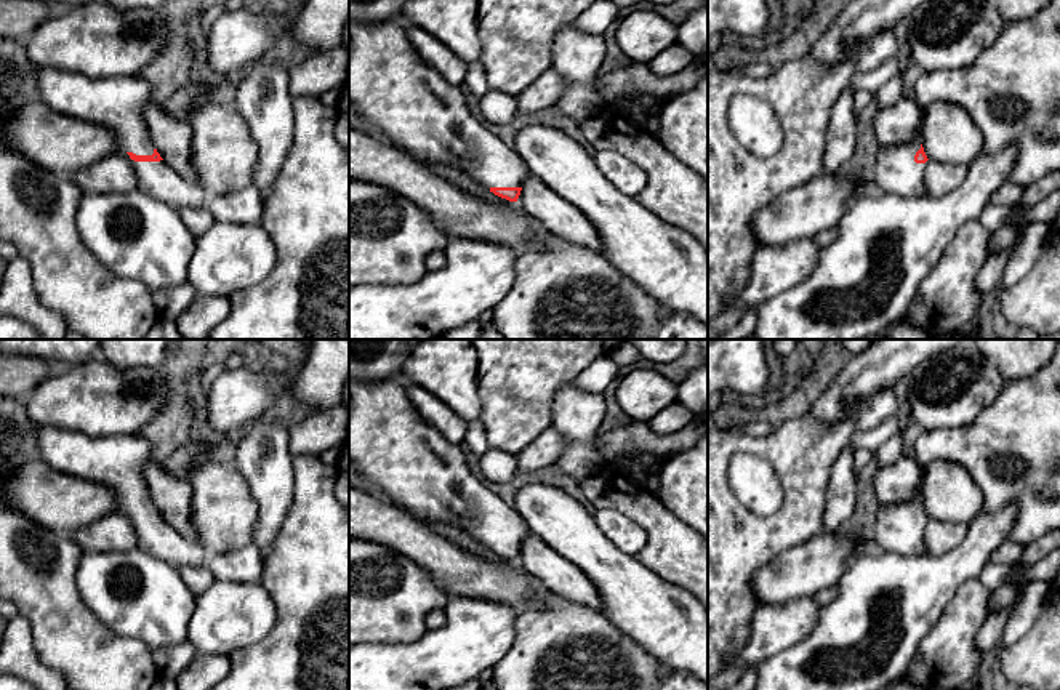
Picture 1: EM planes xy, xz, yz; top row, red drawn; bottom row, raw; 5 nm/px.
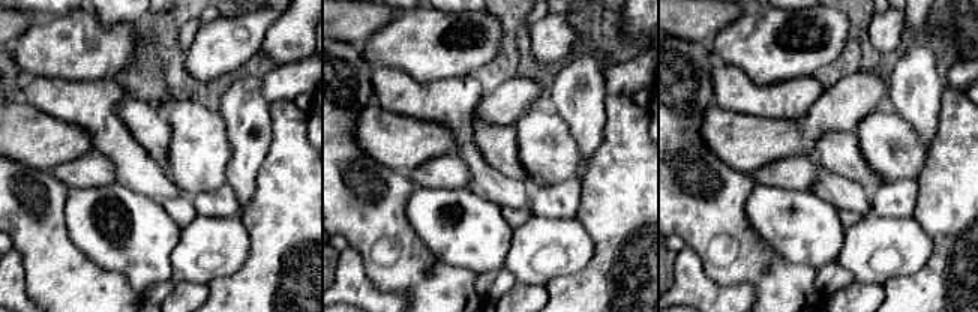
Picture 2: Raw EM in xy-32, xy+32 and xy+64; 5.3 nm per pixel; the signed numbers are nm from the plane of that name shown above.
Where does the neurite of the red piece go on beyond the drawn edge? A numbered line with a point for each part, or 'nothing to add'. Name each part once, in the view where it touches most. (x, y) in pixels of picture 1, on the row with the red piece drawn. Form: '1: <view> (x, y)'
1: xy (117, 103)

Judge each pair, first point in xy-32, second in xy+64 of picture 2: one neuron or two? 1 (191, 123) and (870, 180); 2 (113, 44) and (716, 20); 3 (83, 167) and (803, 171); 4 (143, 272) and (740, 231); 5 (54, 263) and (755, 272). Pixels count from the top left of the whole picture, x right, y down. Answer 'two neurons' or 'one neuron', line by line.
1: two neurons
2: two neurons
3: one neuron
4: two neurons
5: one neuron

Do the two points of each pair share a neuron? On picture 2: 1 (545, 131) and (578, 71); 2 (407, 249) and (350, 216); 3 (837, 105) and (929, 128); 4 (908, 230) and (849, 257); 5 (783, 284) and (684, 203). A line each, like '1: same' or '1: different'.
1: different
2: same
3: different
4: same
5: same

